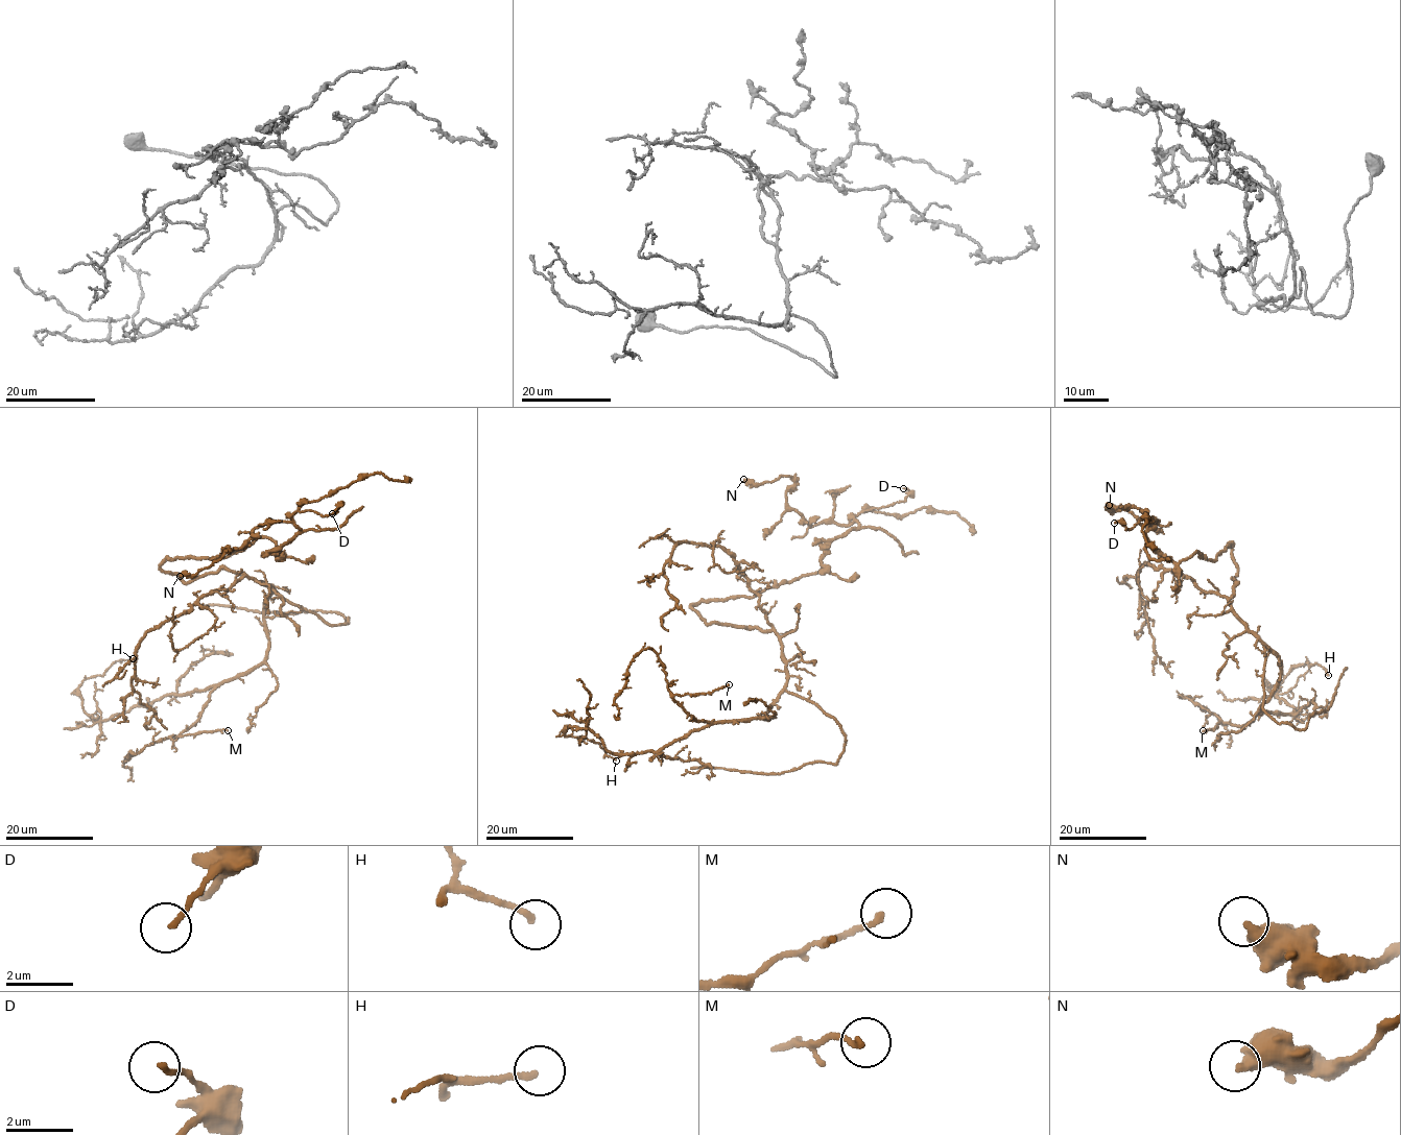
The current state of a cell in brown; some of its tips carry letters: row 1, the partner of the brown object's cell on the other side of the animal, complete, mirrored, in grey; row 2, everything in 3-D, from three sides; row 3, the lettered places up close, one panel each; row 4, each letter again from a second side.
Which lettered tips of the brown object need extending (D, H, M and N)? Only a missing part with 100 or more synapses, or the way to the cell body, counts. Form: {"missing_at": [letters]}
{"missing_at": []}

